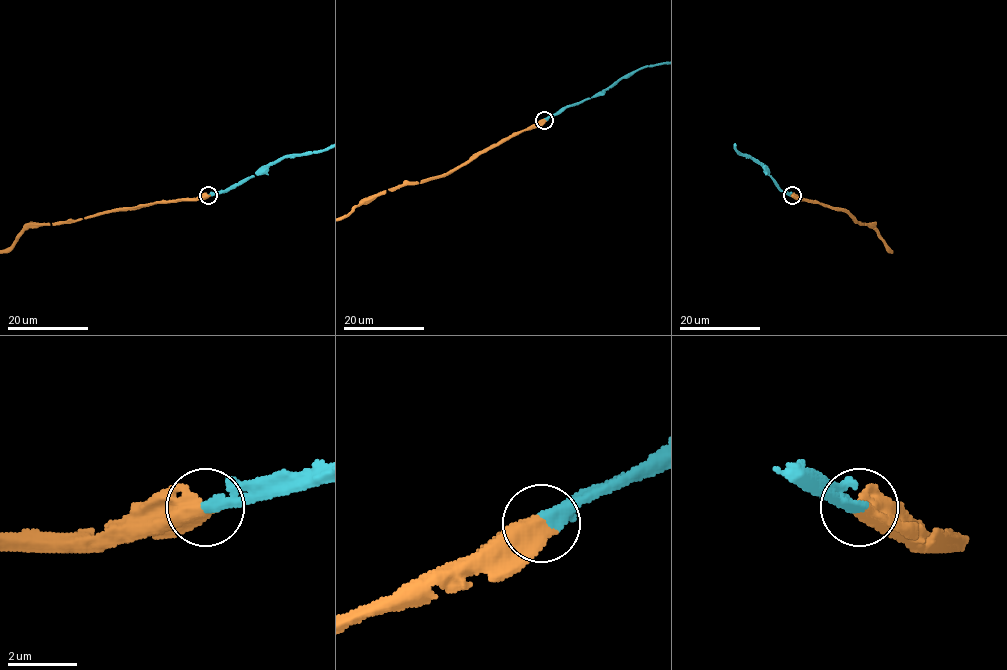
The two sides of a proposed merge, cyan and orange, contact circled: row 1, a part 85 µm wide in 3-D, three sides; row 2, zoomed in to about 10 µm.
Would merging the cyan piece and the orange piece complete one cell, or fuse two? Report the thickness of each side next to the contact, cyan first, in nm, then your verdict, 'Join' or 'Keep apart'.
Thickness 400 nm (cyan) against 600 nm. Join

